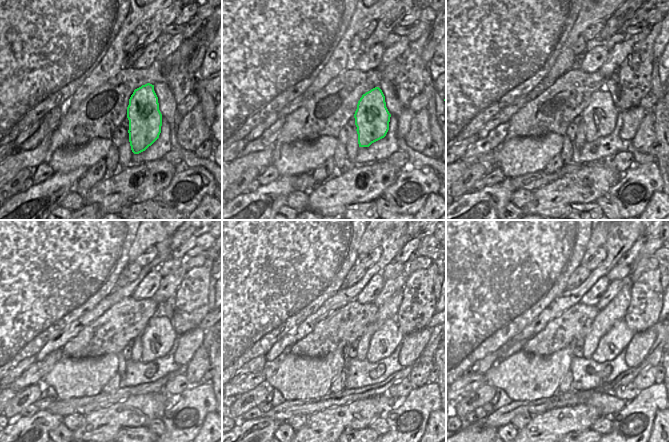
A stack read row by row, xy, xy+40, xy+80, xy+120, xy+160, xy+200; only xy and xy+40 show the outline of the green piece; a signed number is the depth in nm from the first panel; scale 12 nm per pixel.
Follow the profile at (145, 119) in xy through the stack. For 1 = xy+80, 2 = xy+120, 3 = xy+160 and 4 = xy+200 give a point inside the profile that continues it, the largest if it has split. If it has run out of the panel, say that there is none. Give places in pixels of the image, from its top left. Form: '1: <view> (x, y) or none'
1: xy+80 (600, 116)
2: xy+120 (158, 336)
3: xy+160 (384, 341)
4: xy+200 (616, 340)

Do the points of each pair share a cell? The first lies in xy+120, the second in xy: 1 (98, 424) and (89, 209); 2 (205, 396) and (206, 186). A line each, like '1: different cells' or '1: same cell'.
1: different cells
2: same cell

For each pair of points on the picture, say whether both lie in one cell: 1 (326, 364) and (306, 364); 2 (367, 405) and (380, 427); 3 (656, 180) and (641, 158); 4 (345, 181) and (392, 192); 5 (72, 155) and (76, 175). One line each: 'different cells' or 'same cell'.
1: same cell
2: different cells
3: different cells
4: different cells
5: different cells

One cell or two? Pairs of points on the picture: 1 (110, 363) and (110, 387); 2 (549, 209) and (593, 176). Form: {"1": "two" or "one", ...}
{"1": "two", "2": "one"}

